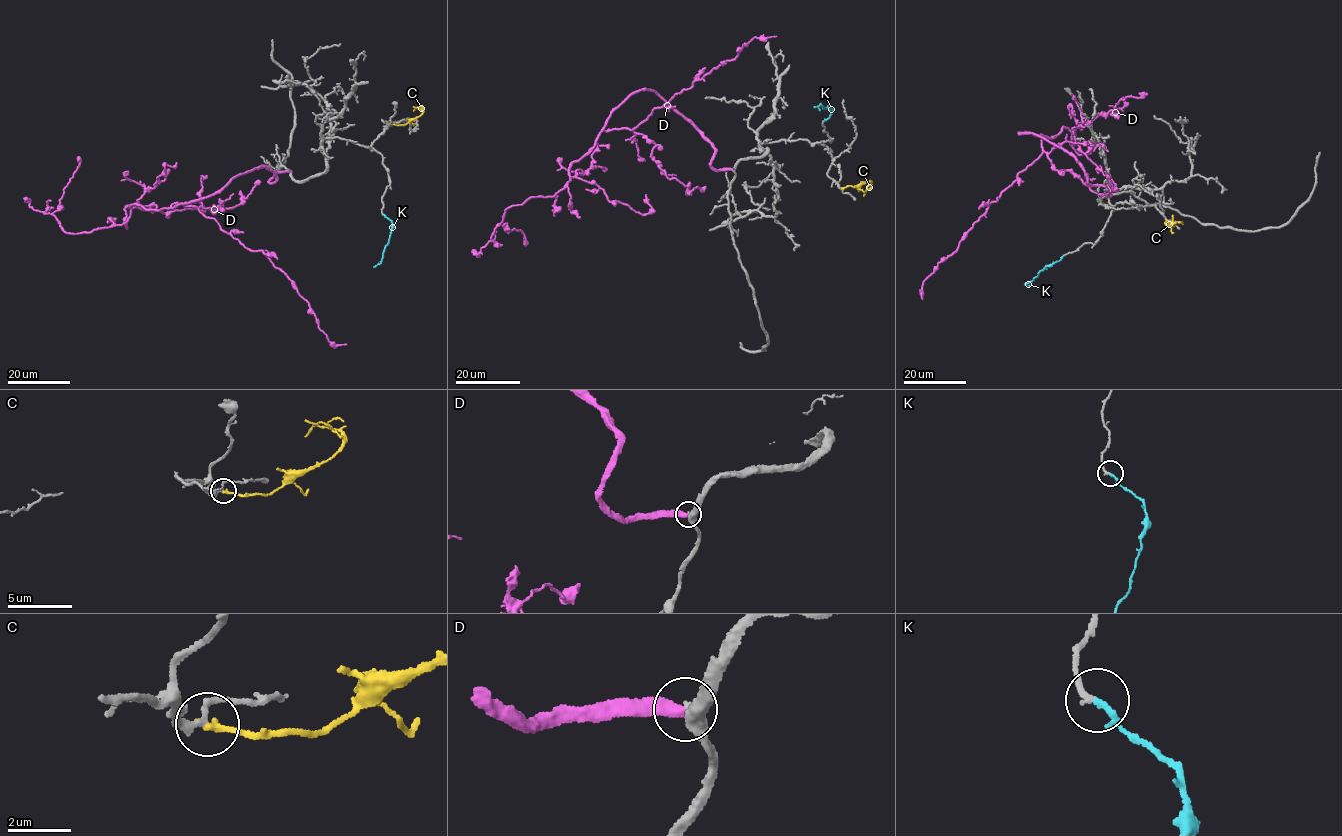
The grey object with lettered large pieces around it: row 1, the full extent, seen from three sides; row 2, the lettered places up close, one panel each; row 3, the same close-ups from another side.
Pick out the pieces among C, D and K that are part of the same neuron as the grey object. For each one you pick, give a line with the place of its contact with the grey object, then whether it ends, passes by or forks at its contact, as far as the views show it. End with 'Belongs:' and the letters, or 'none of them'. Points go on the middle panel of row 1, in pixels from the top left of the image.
D: (732, 169) | it ends
K: (824, 121) | it ends
Belongs: D, K

